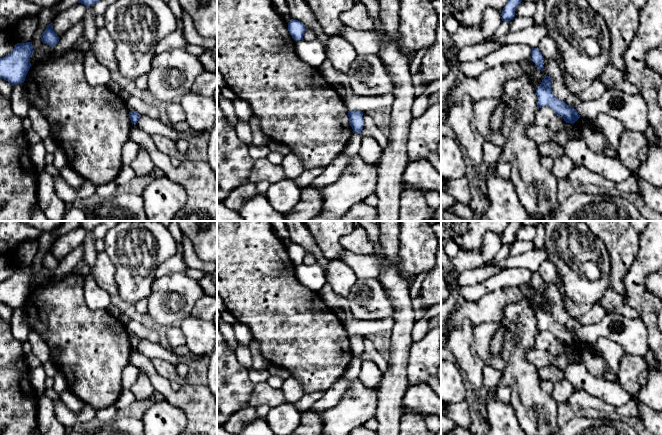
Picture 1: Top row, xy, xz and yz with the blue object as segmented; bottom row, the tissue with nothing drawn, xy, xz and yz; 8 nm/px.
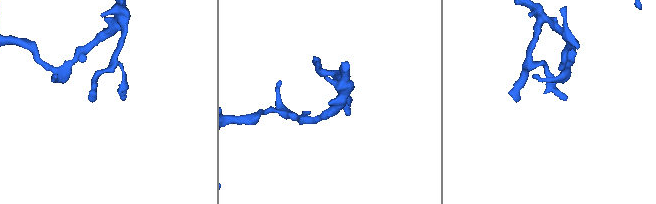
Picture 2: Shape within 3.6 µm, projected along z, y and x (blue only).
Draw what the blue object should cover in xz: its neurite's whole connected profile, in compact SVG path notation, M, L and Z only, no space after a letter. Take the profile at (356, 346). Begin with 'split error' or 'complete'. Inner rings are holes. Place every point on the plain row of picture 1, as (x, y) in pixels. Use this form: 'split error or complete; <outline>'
complete; M354 334L348 335L349 348L353 353L353 357L361 358L364 350L363 346L363 336Z

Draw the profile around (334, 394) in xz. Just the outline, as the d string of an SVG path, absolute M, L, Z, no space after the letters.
M343 376L337 380L310 408L311 411L321 412L335 407L342 399L350 386L349 380Z

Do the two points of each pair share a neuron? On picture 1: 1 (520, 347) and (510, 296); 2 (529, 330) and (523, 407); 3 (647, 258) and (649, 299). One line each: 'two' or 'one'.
1: two
2: one
3: one

